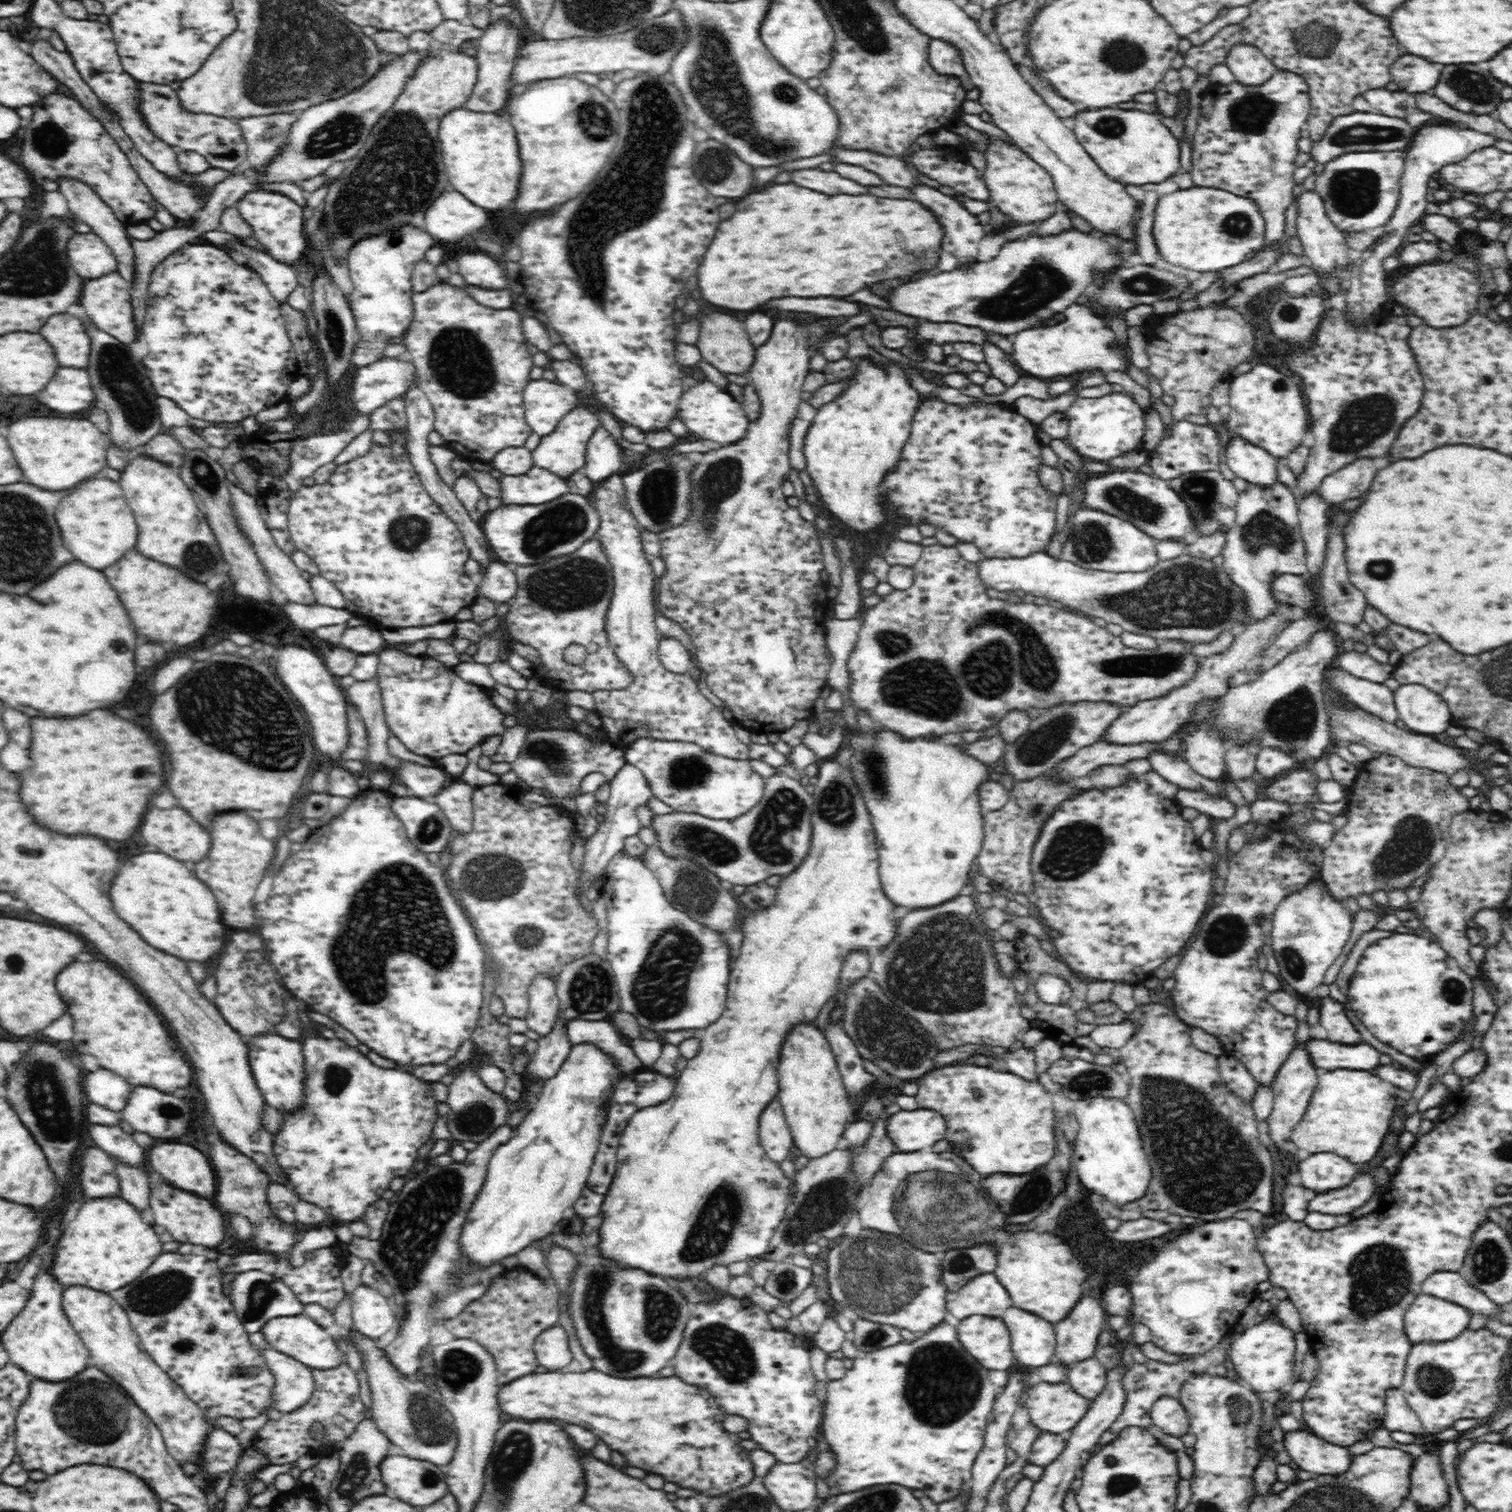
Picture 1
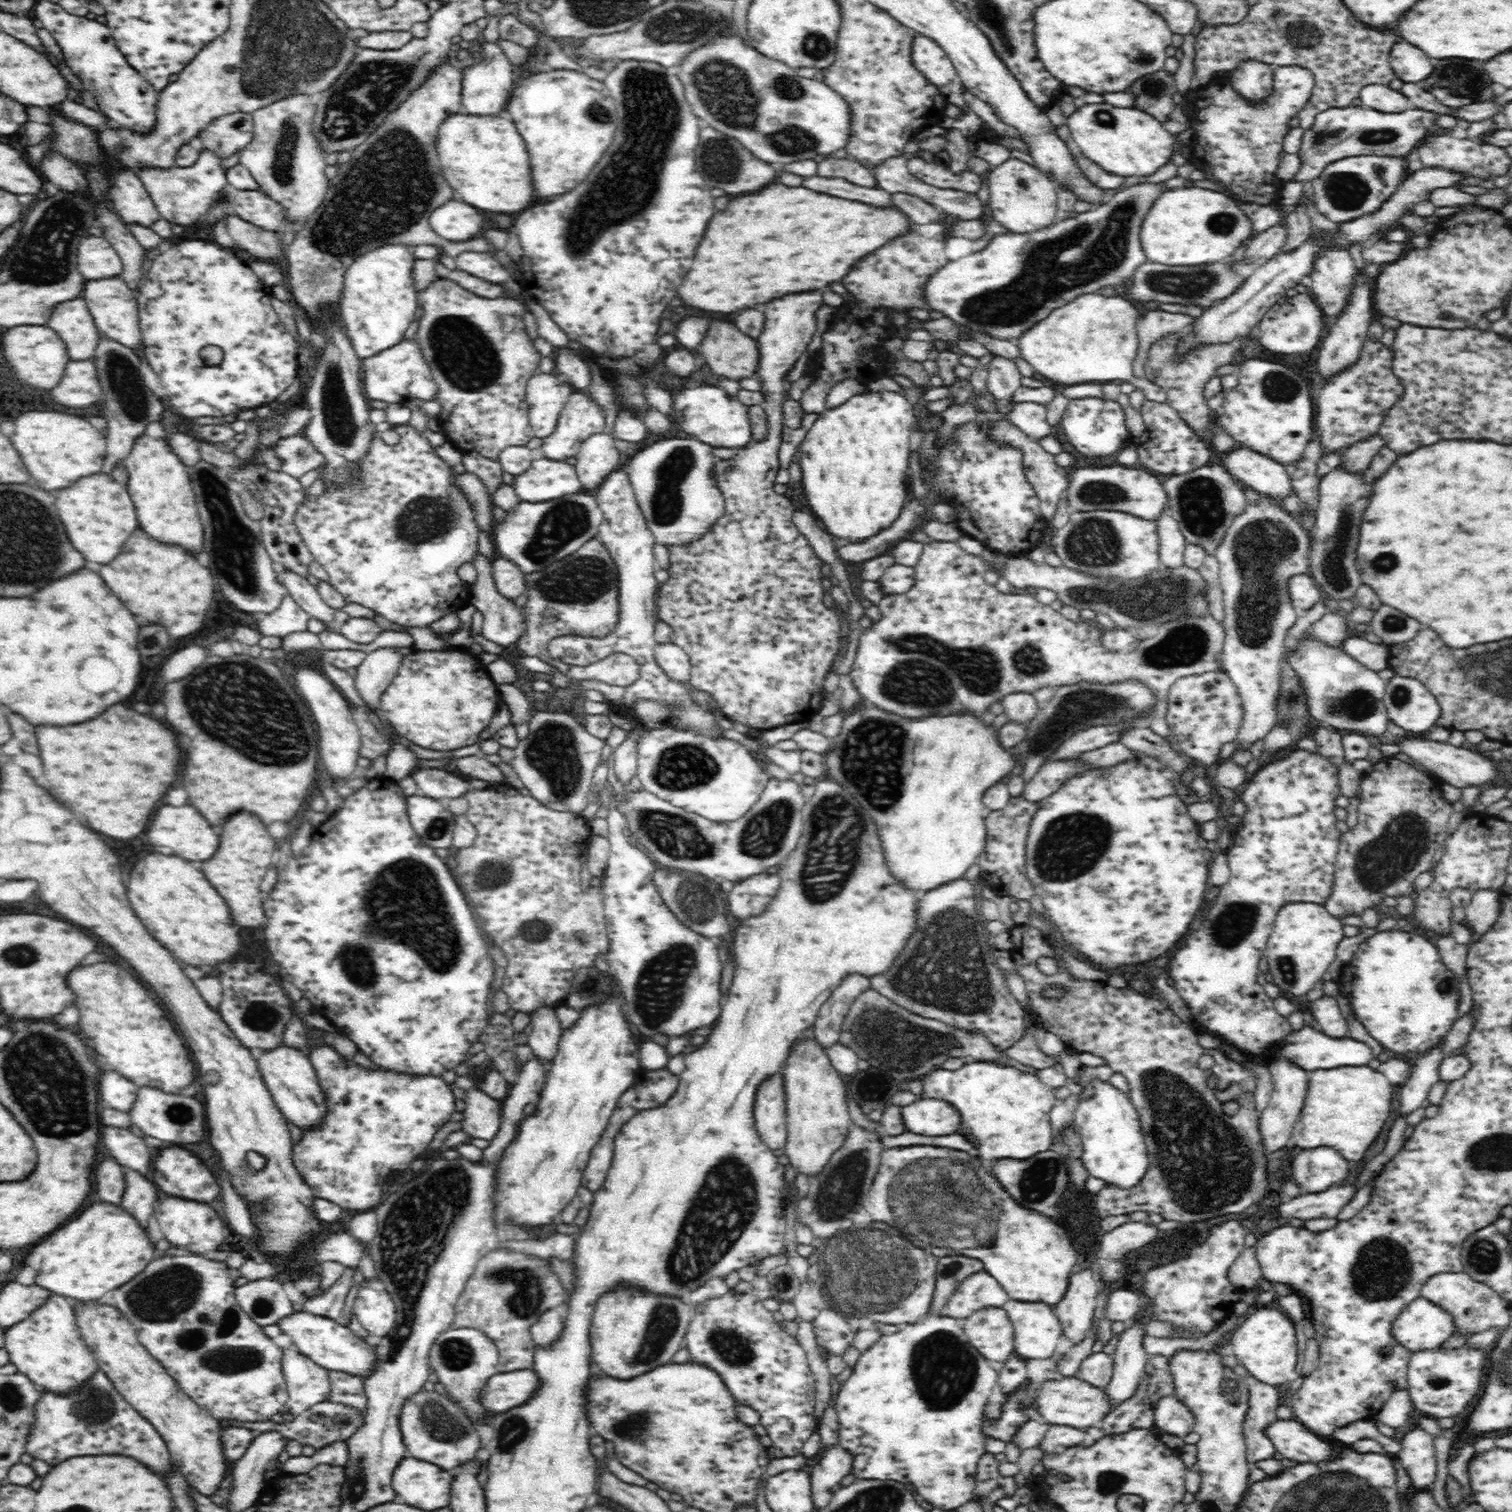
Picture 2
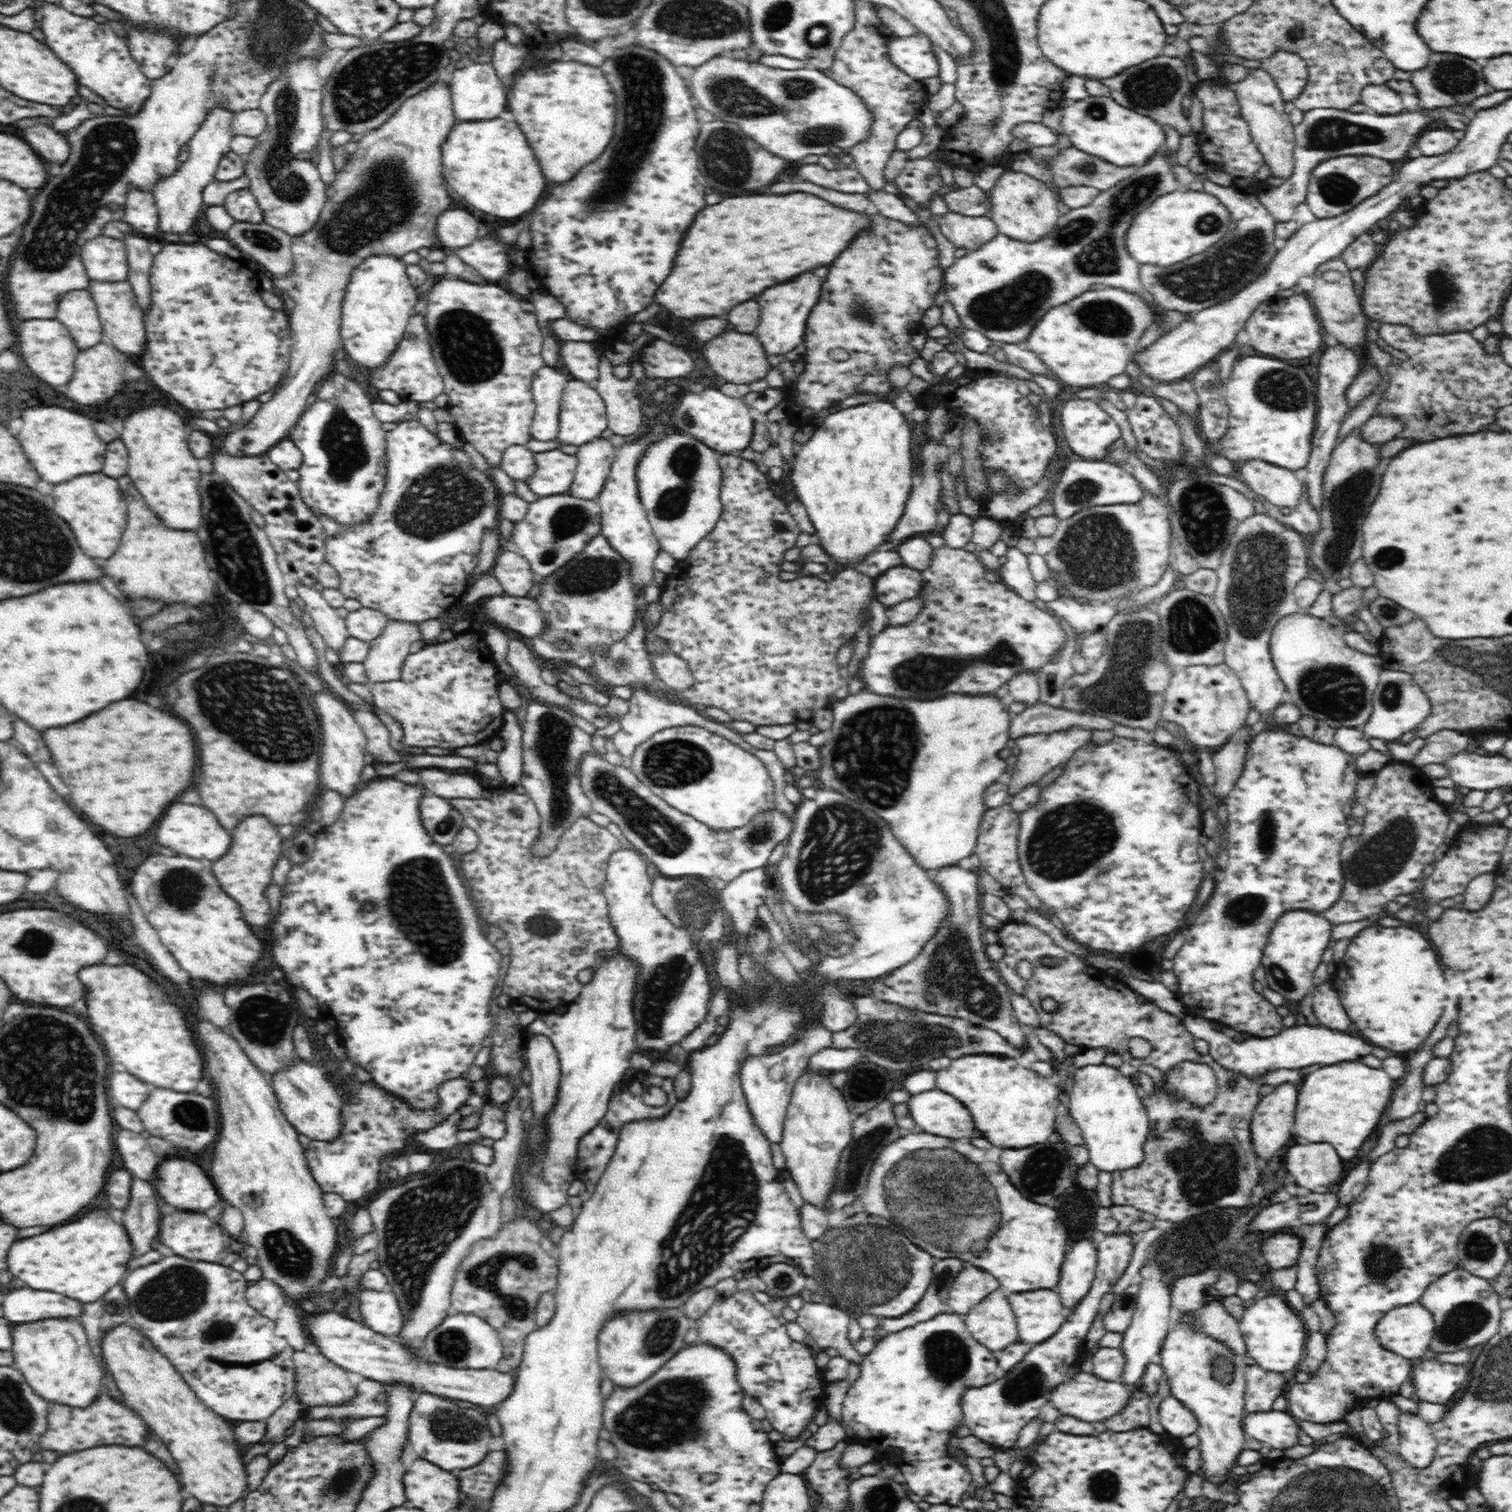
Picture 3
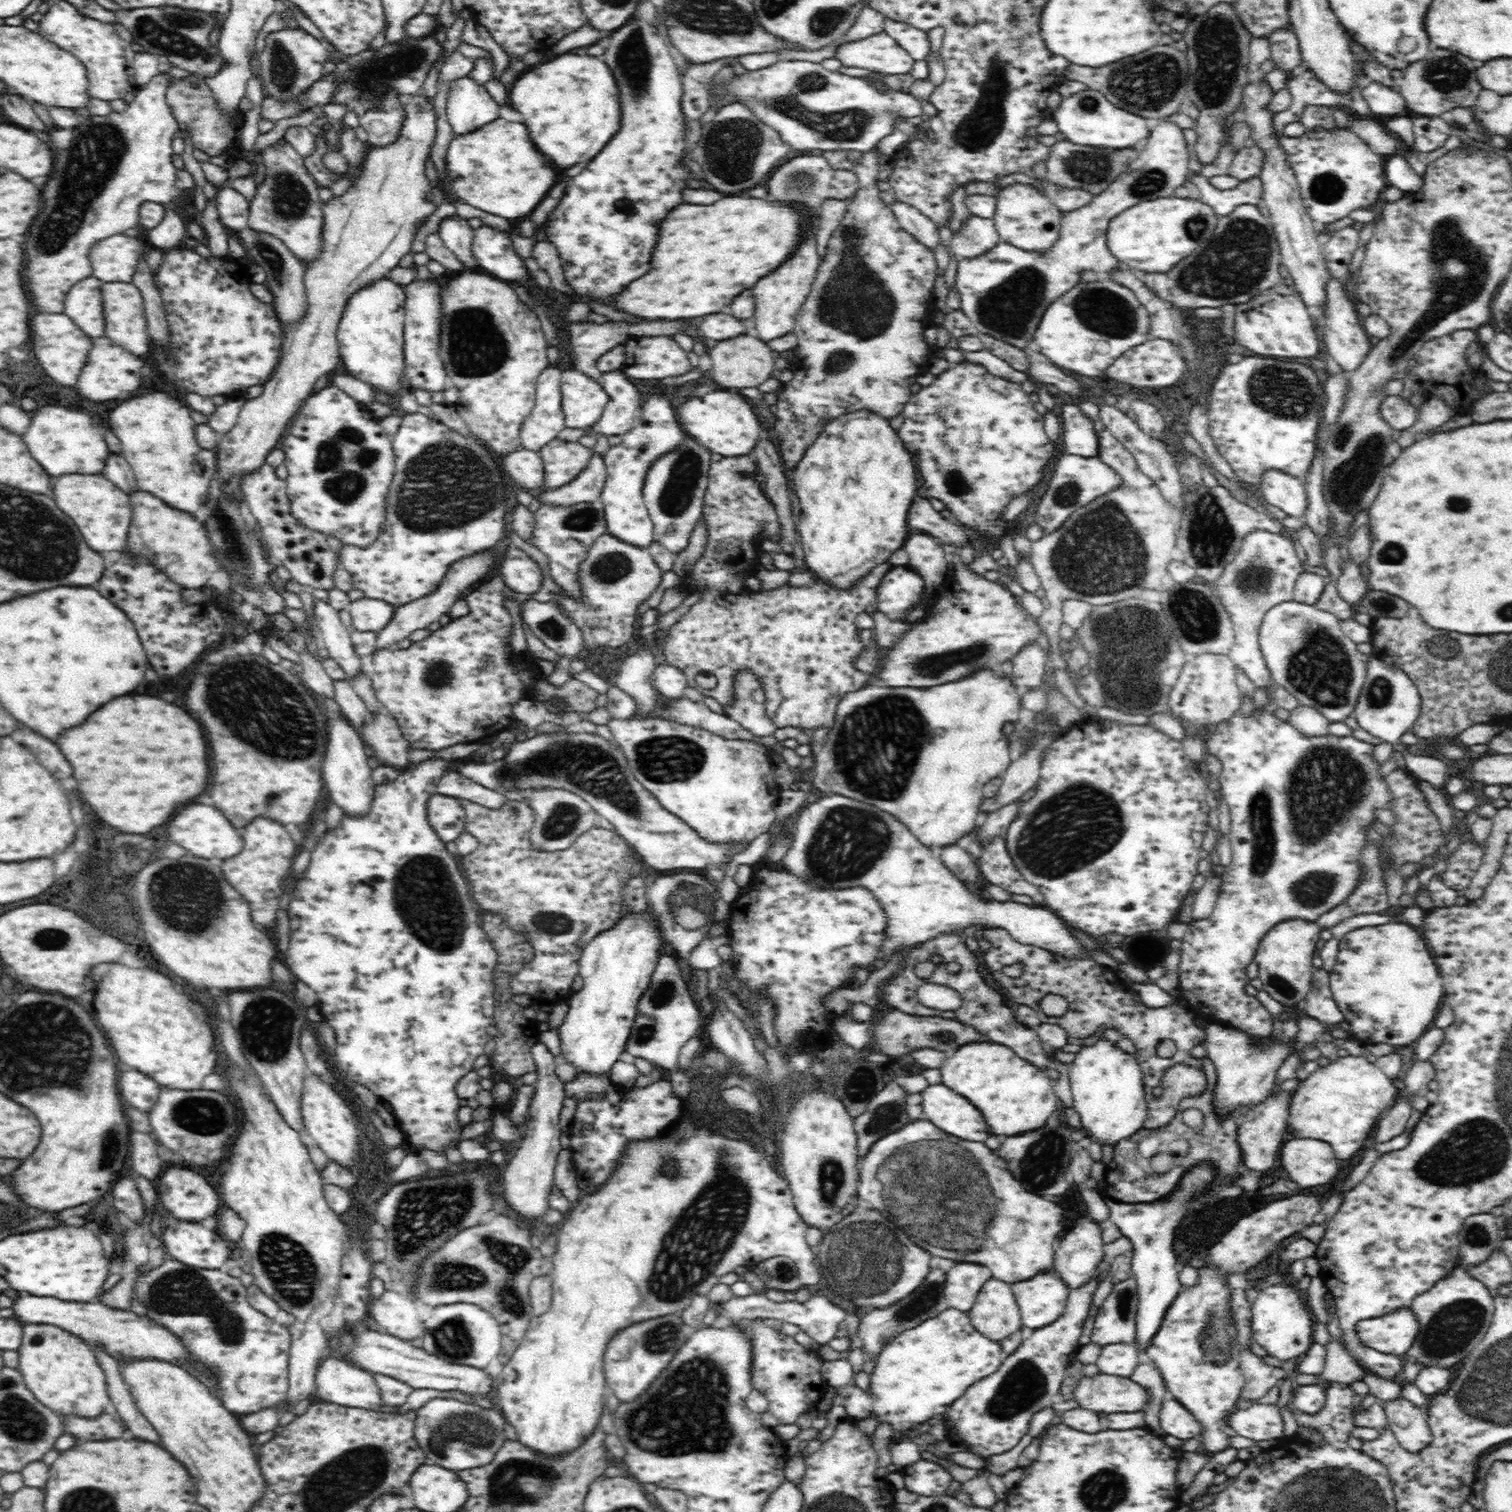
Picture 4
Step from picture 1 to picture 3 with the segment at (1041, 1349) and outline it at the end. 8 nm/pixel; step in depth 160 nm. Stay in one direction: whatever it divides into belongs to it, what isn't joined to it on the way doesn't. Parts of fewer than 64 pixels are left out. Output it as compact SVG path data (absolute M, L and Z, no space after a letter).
M1054 1291L1007 1294L1015 1316L1019 1342L1026 1346L1039 1346L1052 1339L1066 1322L1065 1308Z

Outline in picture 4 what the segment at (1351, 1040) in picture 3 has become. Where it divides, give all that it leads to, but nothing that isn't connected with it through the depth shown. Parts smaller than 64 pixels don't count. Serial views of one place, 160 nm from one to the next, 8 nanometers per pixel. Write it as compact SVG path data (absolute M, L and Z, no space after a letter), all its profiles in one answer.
M1206 1023L1203 1026L1207 1057L1216 1067L1218 1082L1212 1084L1216 1113L1225 1115L1233 1108L1260 1102L1274 1086L1278 1070L1284 1062L1299 1052L1296 1041L1282 1042L1281 1039L1250 1037L1248 1033L1223 1023Z

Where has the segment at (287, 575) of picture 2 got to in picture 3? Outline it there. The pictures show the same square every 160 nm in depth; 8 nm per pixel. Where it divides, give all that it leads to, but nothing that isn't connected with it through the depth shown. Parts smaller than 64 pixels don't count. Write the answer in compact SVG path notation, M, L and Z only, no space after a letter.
M302 583L295 585L298 596L304 602L305 609L308 610L315 628L321 634L327 646L336 650L339 654L339 648L349 637L345 619L337 613L336 608L327 603L322 593L316 591L313 586Z

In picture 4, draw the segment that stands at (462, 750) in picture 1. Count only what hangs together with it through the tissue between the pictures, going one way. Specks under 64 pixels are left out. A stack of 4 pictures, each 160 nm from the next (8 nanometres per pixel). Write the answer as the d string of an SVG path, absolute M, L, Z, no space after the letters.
M496 574L465 597L470 605L468 616L452 619L423 640L412 642L408 648L376 650L372 654L374 671L370 678L376 698L383 711L395 719L406 743L412 744L414 748L444 750L462 742L476 742L496 732L502 732L503 736L508 731L506 728L510 728L516 721L510 714L510 704L532 696L535 682L544 679L544 675L538 671L537 658L532 655L530 660L523 660L514 654L507 656L503 651L510 647L512 619L503 605L508 598L519 600L521 595L510 591Z

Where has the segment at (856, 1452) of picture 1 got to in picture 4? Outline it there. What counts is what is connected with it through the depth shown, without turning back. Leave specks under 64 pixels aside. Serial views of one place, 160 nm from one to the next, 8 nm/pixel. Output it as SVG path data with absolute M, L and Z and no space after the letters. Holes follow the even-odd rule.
M948 1308L884 1345L870 1372L868 1390L852 1384L837 1387L836 1392L852 1421L874 1418L878 1424L890 1424L896 1436L909 1440L912 1430L929 1426L936 1416L945 1416L964 1390L996 1372L1006 1360L1001 1344L976 1332L967 1313ZM916 1460L914 1464L898 1469L903 1475L905 1488L916 1492L920 1497L950 1497L954 1475L950 1474L944 1464L936 1460Z

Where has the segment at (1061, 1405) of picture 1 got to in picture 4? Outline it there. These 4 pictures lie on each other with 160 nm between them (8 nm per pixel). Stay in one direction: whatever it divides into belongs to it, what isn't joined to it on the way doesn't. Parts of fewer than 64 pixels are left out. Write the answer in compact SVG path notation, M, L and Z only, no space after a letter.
M1100 1372L1092 1377L1082 1377L1071 1392L1071 1398L1082 1410L1089 1410L1094 1414L1142 1411L1148 1397L1148 1393L1133 1380L1120 1376L1108 1376Z

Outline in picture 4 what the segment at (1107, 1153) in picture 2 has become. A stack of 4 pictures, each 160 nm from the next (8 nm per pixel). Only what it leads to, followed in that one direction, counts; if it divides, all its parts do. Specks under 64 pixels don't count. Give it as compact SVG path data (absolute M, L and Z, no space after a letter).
M1101 1037L1095 1044L1080 1048L1068 1074L1072 1106L1093 1141L1098 1140L1101 1146L1116 1146L1142 1130L1148 1107L1144 1099L1143 1073L1132 1054L1120 1052L1114 1042Z

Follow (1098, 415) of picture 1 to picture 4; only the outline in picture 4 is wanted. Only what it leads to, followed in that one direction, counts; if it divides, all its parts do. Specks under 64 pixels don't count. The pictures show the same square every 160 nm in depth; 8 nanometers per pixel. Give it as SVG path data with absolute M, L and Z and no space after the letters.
M1066 404L1062 406L1062 440L1064 441L1064 446L1066 453L1076 456L1083 456L1084 458L1090 457L1098 457L1100 453L1100 429L1104 428L1102 424L1102 428L1099 428L1099 424L1096 424L1096 420L1092 419L1090 415L1080 405L1078 404Z

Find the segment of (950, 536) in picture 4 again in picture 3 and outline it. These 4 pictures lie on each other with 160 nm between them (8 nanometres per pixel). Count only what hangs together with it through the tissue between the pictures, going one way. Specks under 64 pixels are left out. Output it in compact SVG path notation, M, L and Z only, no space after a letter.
M930 440L922 446L919 456L921 466L919 479L915 480L913 489L910 491L908 500L906 500L904 514L896 524L896 530L886 538L878 548L878 551L892 551L902 542L912 538L918 533L928 532L930 534L938 533L942 528L938 526L936 512L938 512L938 504L940 504L940 496L942 496L942 470L950 460L950 448L940 440Z

